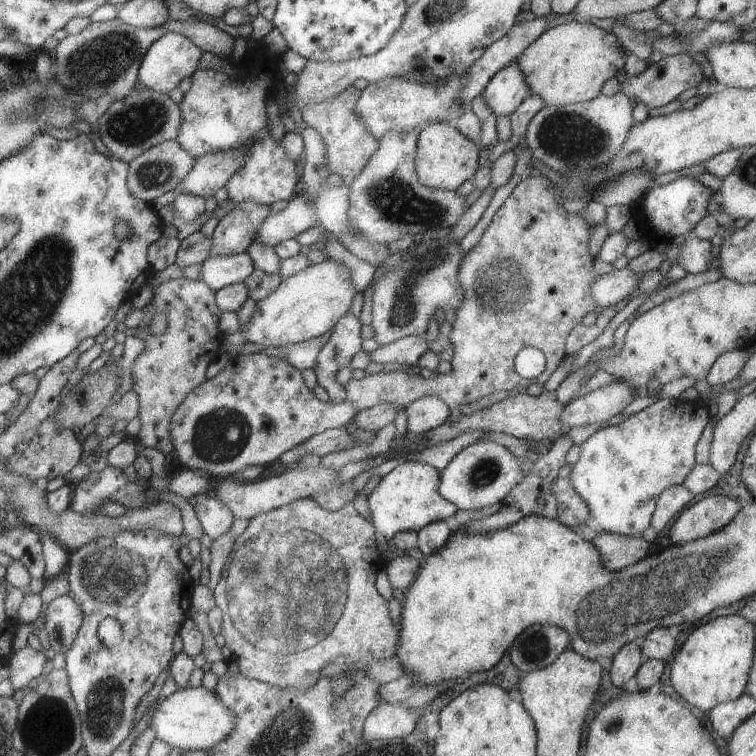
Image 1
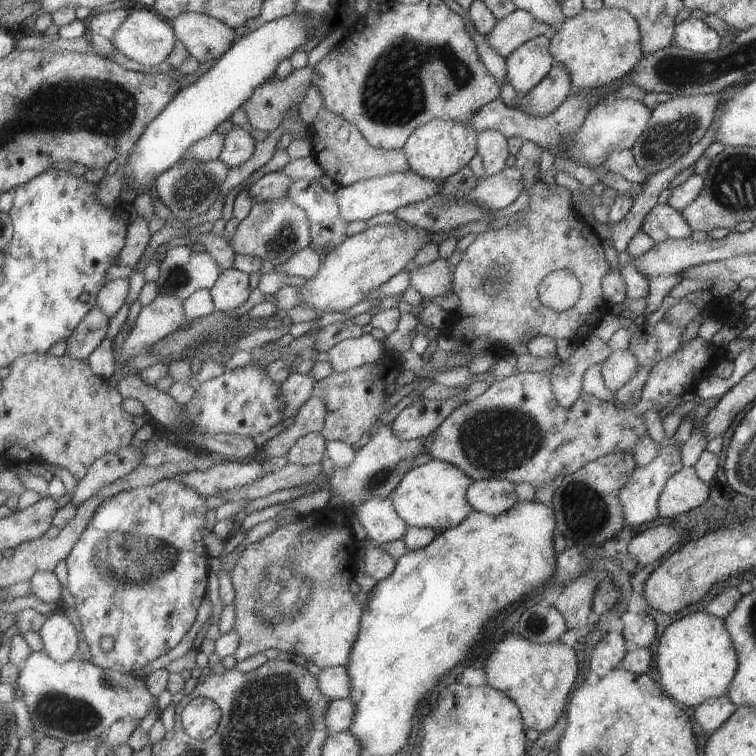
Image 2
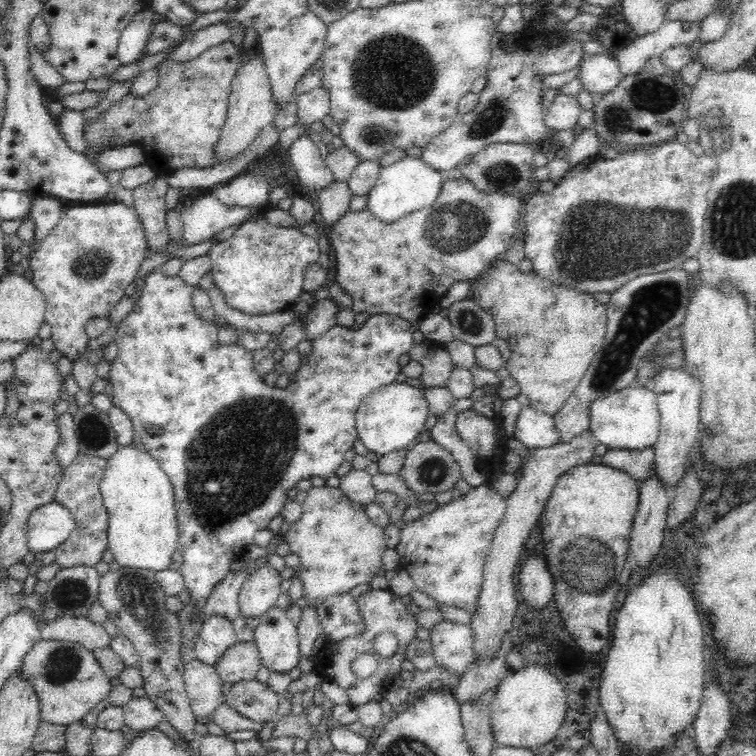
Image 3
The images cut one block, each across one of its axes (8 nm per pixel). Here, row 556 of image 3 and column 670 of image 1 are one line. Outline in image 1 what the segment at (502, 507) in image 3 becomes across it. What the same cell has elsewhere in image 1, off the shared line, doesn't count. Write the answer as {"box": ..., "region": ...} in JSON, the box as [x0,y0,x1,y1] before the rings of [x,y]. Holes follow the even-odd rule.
{"box":[570,399,711,537],"region":[[[659,399],[628,420],[607,426],[591,435],[580,446],[580,458],[573,465],[570,480],[578,494],[586,501],[592,521],[608,533],[636,537],[651,526],[658,497],[666,488],[682,485],[697,464],[695,446],[711,418],[708,405],[700,400]]]}

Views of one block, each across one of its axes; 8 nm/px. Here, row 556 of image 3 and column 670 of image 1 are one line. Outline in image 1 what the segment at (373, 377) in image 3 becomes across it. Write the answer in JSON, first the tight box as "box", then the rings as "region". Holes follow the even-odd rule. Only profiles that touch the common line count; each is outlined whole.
{"box":[644,177,711,240],"region":[[[692,177],[678,178],[675,181],[656,186],[644,198],[644,212],[652,223],[654,234],[662,236],[665,240],[675,236],[686,236],[699,220],[708,215],[707,206],[711,190],[704,184],[697,182]]]}

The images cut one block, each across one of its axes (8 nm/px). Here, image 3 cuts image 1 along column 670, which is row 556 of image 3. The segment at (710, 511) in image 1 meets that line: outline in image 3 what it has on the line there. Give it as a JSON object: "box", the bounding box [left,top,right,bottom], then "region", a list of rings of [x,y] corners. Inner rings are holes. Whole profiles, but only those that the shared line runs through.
{"box":[518,555,554,608],"region":[[[530,555],[520,566],[518,588],[527,605],[542,608],[554,600],[553,578],[545,557]]]}

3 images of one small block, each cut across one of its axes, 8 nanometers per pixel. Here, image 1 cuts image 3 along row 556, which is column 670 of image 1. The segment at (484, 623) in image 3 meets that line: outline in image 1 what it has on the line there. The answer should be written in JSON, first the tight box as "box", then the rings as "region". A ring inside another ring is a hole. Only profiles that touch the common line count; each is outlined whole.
{"box":[651,485,695,533],"region":[[[674,485],[666,488],[658,497],[655,511],[651,518],[651,526],[656,533],[664,530],[680,512],[686,509],[694,500],[695,494],[682,485]]]}

